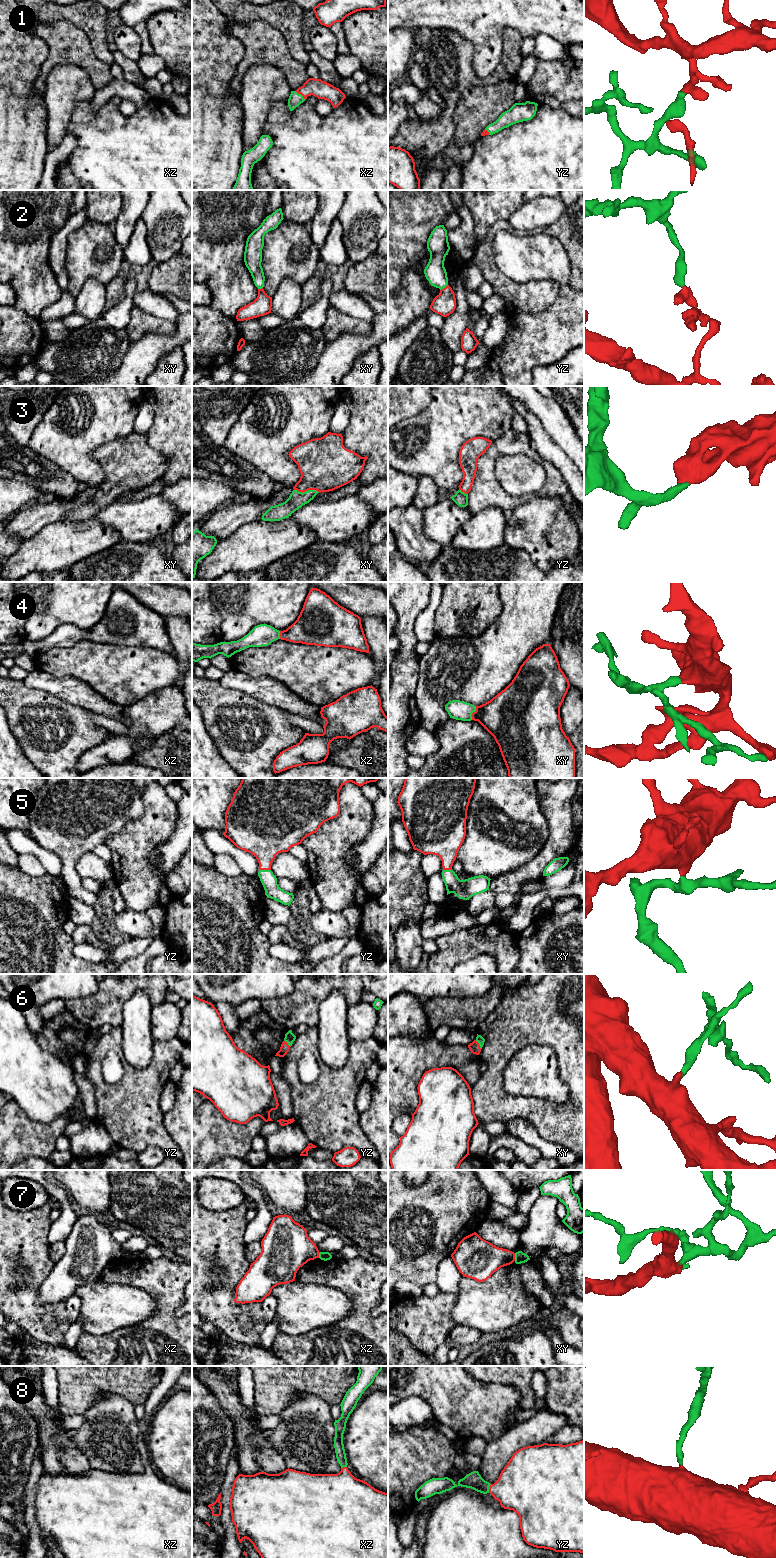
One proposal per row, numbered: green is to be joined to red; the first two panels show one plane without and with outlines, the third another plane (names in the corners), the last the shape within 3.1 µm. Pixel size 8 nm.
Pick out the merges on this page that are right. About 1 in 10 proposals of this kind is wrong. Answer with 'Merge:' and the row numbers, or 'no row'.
Merge: 1, 2, 3, 4, 5, 6, 8

